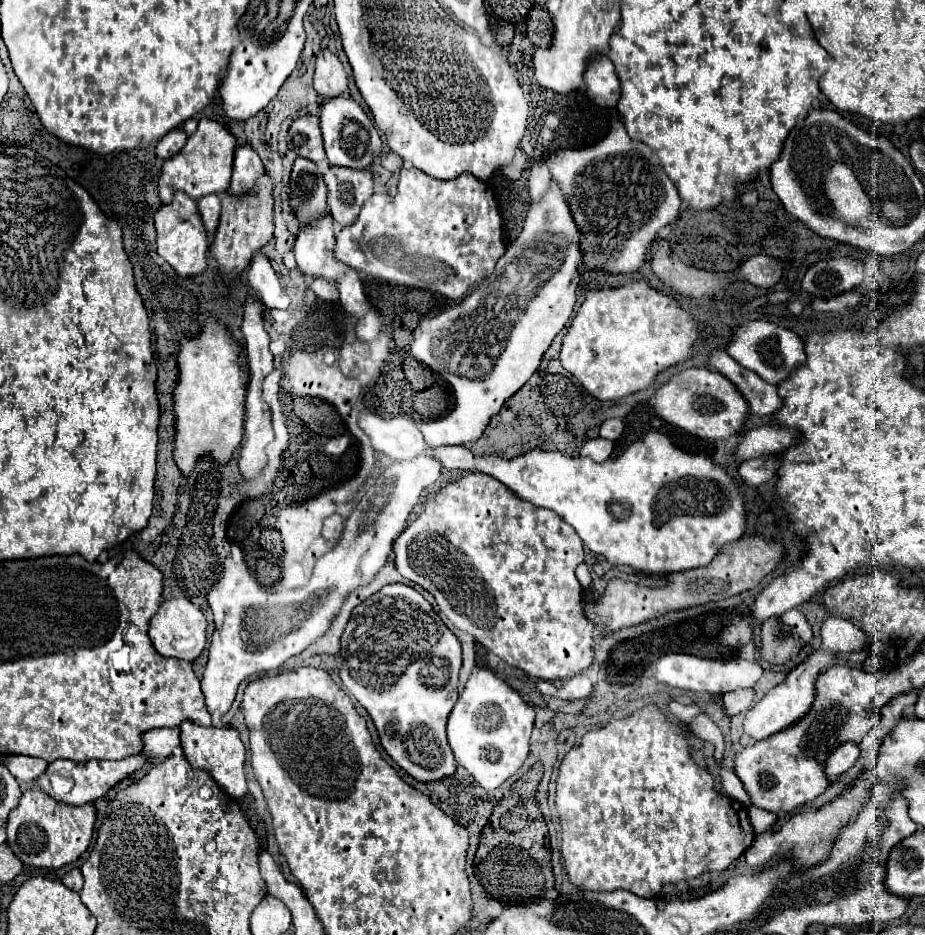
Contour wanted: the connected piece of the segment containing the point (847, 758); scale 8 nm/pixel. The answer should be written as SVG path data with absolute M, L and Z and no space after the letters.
M855 742L841 744L841 748L835 748L835 752L831 752L831 756L825 760L825 776L837 778L845 774L857 762L857 758L859 758L859 746Z

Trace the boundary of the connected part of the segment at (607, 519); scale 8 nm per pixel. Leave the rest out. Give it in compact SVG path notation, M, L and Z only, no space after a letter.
M647 432L623 454L601 464L591 458L569 458L561 452L547 452L539 448L507 460L499 456L473 456L465 446L443 446L437 458L443 468L477 470L497 478L521 500L557 512L577 530L583 544L593 554L603 556L613 566L631 566L643 574L671 574L707 566L725 544L739 540L747 526L745 494L727 470L715 464L709 456L689 454L675 448L661 432Z

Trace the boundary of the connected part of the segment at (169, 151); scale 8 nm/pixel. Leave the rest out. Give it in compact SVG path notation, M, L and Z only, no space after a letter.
M175 128L173 132L169 132L167 136L163 136L163 138L159 140L155 152L157 152L159 158L167 160L167 158L175 156L177 152L181 152L181 148L185 146L185 142L187 142L187 134L185 134L185 130L183 130L183 128Z

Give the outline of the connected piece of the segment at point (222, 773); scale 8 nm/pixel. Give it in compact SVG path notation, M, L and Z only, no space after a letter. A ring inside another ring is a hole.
M191 722L181 724L181 748L191 768L205 770L213 780L217 780L219 788L233 798L241 798L247 794L245 782L245 746L239 740L239 732L235 728L203 728Z

